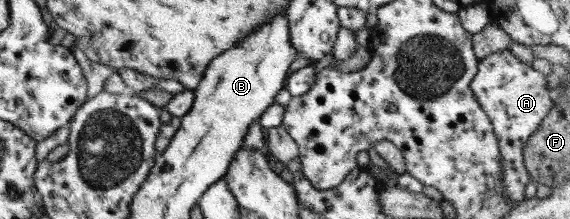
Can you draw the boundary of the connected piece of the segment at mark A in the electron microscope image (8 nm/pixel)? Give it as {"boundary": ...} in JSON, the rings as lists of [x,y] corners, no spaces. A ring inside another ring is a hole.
{"boundary":[[[507,48],[478,59],[474,78],[469,84],[473,96],[492,124],[502,162],[502,195],[508,201],[523,199],[525,184],[530,181],[522,162],[522,150],[525,141],[537,130],[553,105],[551,92],[546,86],[545,76],[521,63]]]}

